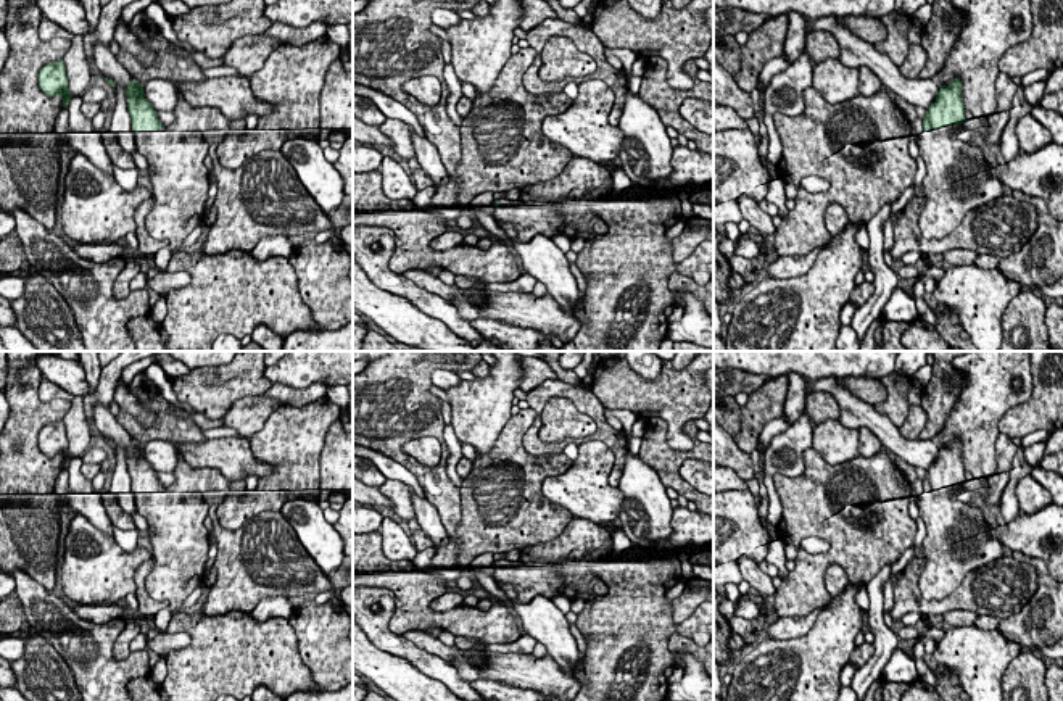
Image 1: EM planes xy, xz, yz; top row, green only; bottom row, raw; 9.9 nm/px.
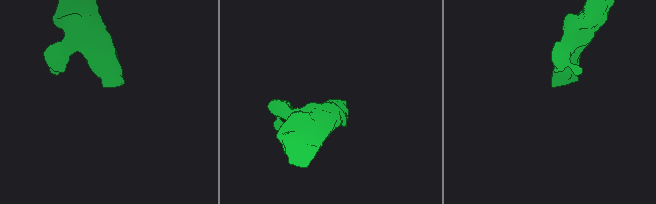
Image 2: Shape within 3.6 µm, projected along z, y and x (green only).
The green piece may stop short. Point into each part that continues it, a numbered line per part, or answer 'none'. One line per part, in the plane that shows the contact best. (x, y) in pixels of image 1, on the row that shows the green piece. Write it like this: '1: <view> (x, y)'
1: yz (957, 179)

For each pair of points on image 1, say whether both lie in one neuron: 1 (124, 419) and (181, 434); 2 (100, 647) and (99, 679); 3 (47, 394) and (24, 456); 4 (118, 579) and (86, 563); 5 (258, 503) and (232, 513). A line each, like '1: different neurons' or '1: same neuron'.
1: same neuron
2: same neuron
3: different neurons
4: same neuron
5: same neuron

